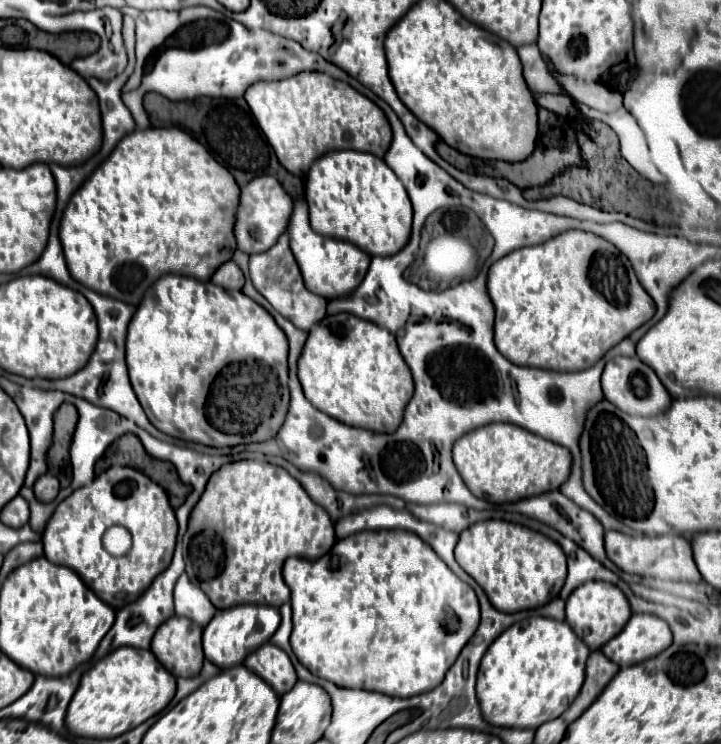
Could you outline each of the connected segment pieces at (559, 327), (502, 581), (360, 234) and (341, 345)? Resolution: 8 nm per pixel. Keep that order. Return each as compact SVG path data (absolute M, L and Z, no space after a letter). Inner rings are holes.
M585 230L561 232L537 246L519 248L491 264L487 292L495 306L495 346L519 366L575 372L593 366L603 354L653 318L655 302L639 284L631 262L611 242Z
M483 520L465 528L459 534L455 558L501 612L531 610L547 604L559 594L567 576L565 554L557 542L505 520Z
M333 150L317 158L305 176L305 200L309 206L311 228L317 234L349 240L351 244L363 248L371 256L395 254L409 240L413 208L403 188L403 182L395 176L395 172L385 164L383 158L377 158L369 152Z
M347 312L325 316L307 336L299 356L299 382L305 398L321 412L349 426L395 432L413 396L413 380L395 336L385 328Z

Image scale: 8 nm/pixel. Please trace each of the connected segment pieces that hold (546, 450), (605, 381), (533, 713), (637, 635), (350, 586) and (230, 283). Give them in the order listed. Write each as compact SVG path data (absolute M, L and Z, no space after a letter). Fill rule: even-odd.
M491 422L461 436L453 444L453 462L469 490L489 502L515 502L557 490L571 470L571 454L567 448L509 422Z
M629 356L611 358L605 364L605 370L601 376L601 386L603 386L605 398L629 414L655 416L655 414L661 414L671 404L671 396L665 390L665 386L661 384L661 380L657 378L657 374L653 372L653 368L649 368L639 358L629 358Z
M529 616L509 626L487 648L477 674L477 700L483 718L493 726L537 728L563 714L585 680L589 646L565 620Z
M633 614L625 628L601 646L601 652L617 666L631 666L657 656L671 642L671 630L665 620L653 614Z
M371 530L371 532L357 532L349 538L337 540L337 544L327 552L325 556L317 560L307 560L307 558L289 558L285 560L283 566L283 578L287 586L291 588L291 606L293 606L293 632L291 632L291 648L309 668L315 676L325 678L341 688L361 688L361 690L377 690L387 696L397 696L397 698L411 698L415 694L429 692L437 688L445 676L445 672L451 668L451 664L457 660L461 648L467 644L467 640L473 636L473 632L479 626L479 600L475 596L475 590L465 584L461 578L457 578L445 562L439 560L439 556L425 544L419 536L407 530Z
M229 260L229 262L221 264L221 268L217 268L217 272L211 276L211 282L221 288L227 288L227 290L241 290L245 284L245 278L243 278L243 272L239 270L239 266L233 260Z

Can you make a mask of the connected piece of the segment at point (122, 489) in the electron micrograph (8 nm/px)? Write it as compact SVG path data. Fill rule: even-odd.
M115 464L55 508L41 540L47 560L73 568L105 604L117 610L137 600L153 578L171 564L175 538L177 520L165 490L143 472ZM111 526L123 526L131 532L133 546L125 556L113 556L103 548L103 534Z

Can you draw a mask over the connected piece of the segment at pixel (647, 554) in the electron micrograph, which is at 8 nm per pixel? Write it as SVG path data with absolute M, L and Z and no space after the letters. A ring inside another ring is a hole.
M617 530L605 532L605 550L609 560L613 560L621 570L639 574L639 576L653 576L663 580L687 580L699 582L701 574L693 562L691 544L679 534L665 534L665 536L629 536Z

